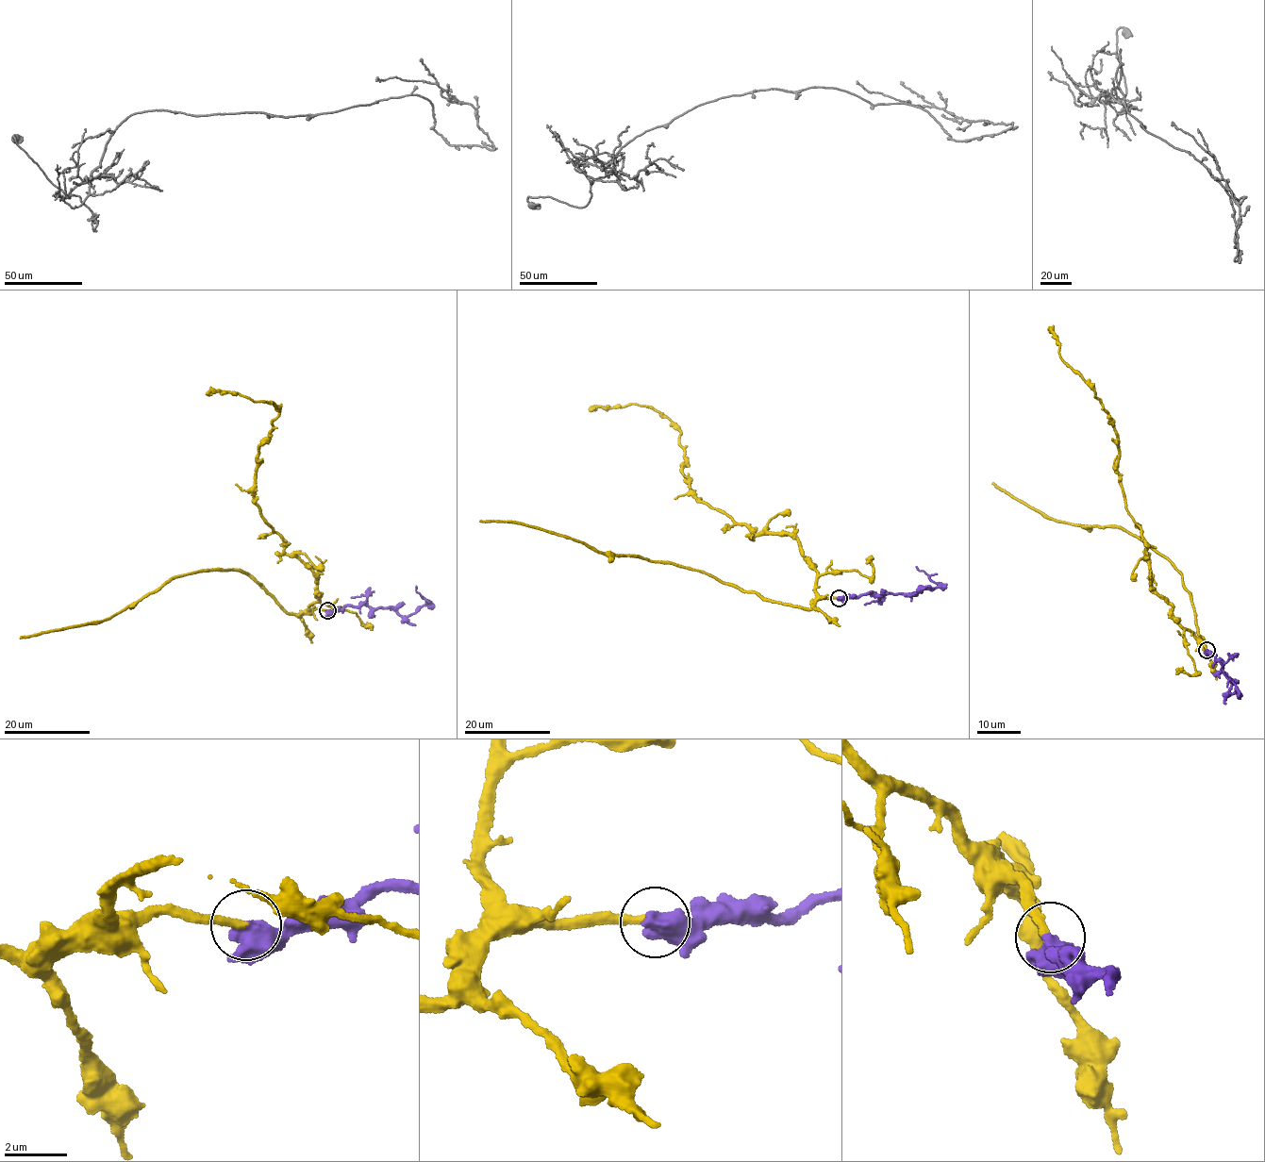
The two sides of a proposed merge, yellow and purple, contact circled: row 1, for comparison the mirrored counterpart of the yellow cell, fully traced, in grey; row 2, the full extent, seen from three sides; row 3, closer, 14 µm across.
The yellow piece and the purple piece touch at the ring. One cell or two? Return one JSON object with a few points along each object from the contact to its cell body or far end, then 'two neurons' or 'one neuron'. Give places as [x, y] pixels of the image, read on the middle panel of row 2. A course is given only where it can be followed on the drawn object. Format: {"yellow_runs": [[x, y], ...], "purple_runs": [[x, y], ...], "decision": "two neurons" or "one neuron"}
{"yellow_runs": [[838, 598], [817, 593], [793, 537], [753, 534], [699, 501], [681, 470], [679, 429], [657, 410], [589, 410]], "purple_runs": [[840, 598], [875, 593], [912, 594], [937, 587], [938, 585], [915, 567]], "decision": "one neuron"}

